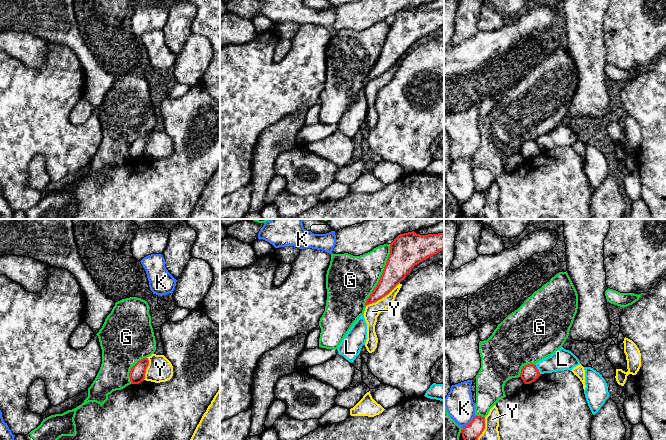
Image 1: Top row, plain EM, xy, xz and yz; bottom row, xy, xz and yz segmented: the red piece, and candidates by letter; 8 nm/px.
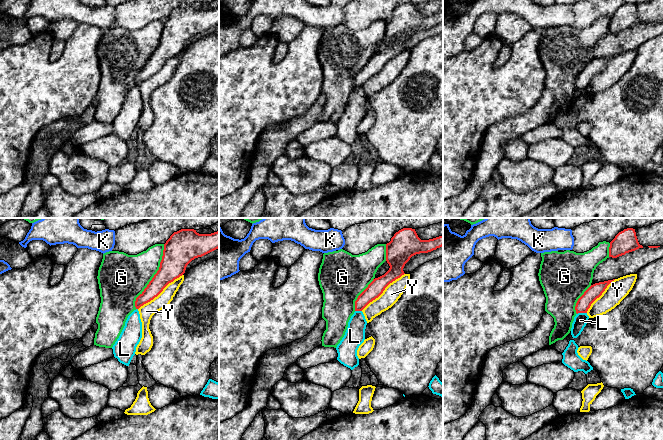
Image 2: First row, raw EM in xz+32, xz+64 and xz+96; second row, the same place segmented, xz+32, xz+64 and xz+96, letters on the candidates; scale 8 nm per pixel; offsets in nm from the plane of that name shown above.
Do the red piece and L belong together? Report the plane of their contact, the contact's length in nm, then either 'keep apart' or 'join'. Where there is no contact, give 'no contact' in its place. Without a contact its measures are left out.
yz | 90 nm | keep apart

